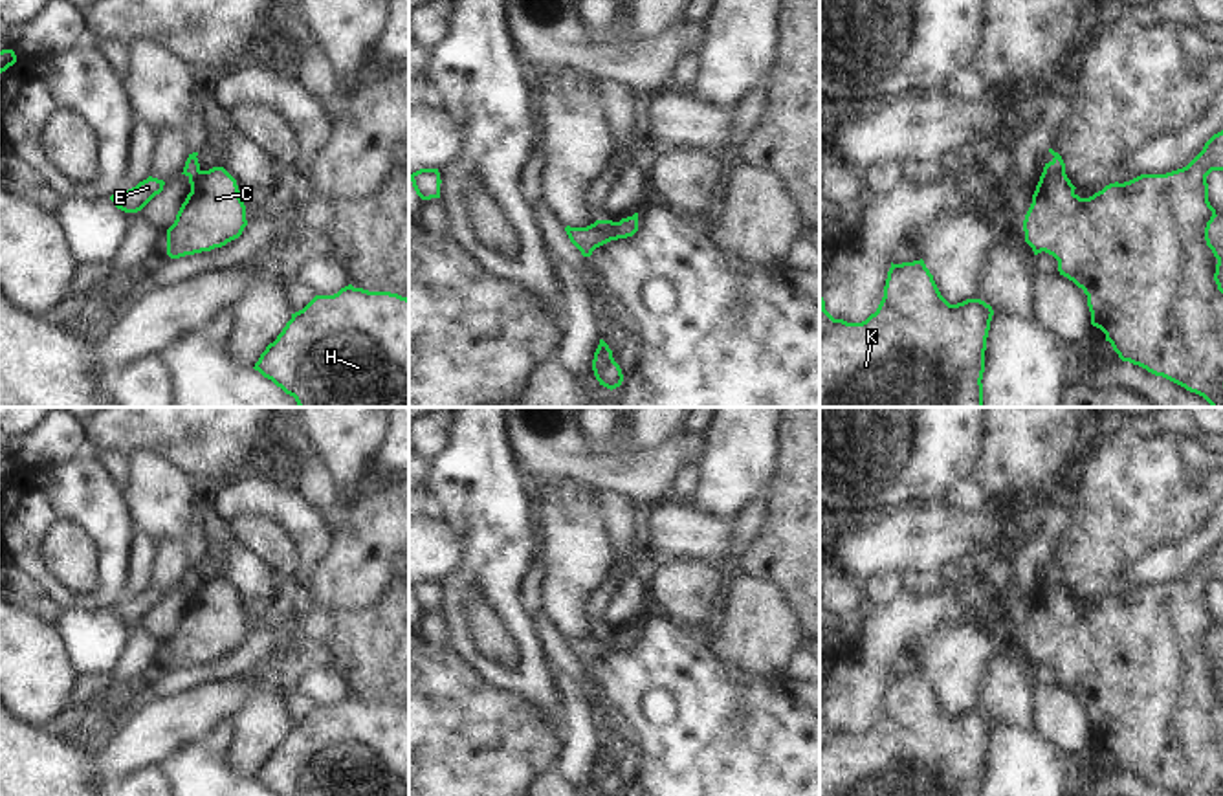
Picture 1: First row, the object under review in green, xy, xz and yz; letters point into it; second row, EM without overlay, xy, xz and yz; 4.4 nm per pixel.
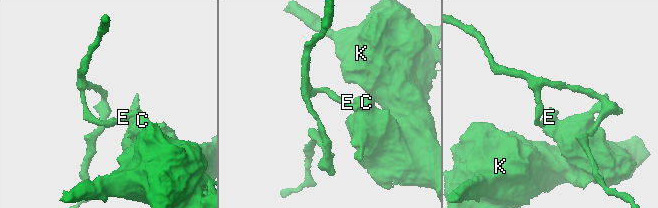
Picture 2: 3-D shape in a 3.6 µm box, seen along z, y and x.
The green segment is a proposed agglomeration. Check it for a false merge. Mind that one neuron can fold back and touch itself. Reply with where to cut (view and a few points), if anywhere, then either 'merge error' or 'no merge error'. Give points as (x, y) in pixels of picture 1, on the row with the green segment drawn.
cut yz (1044, 169), (1064, 173); merge error

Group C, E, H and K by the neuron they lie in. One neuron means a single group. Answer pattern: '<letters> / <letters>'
C H K / E

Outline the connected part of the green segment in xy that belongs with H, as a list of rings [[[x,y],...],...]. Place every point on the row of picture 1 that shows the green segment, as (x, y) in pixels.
[[[352,284],[292,314],[253,367],[299,407],[409,407],[409,299]]]

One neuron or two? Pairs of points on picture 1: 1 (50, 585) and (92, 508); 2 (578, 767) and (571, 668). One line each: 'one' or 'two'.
1: one
2: two

